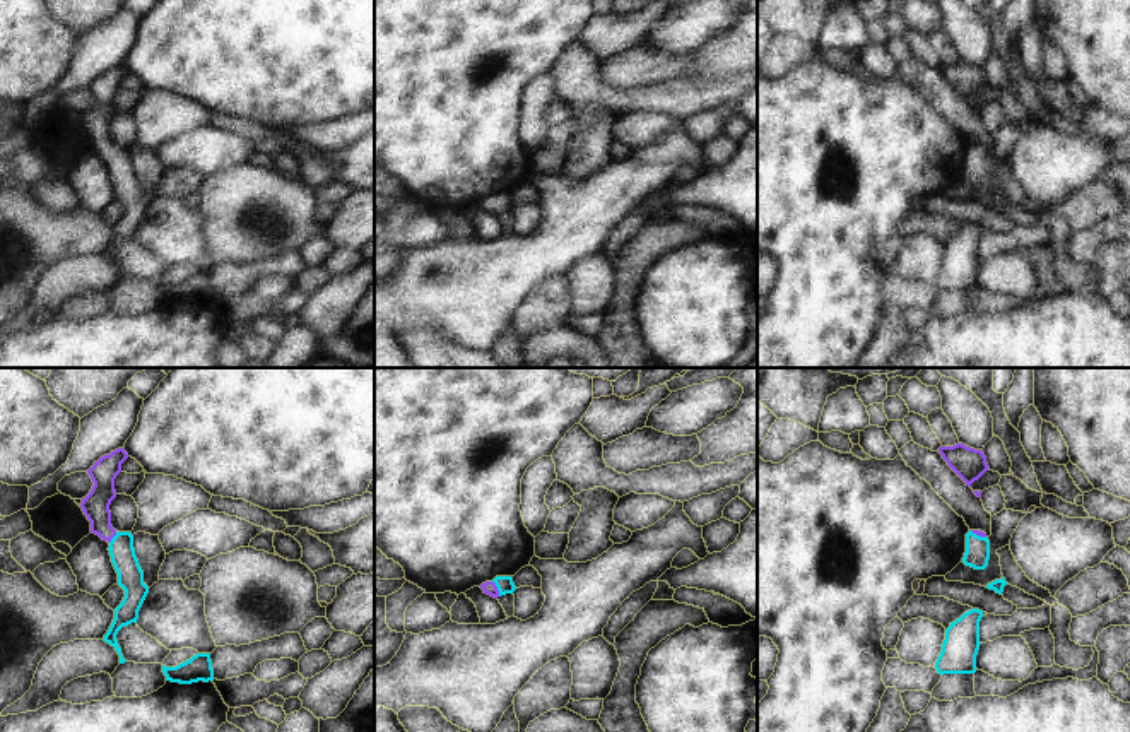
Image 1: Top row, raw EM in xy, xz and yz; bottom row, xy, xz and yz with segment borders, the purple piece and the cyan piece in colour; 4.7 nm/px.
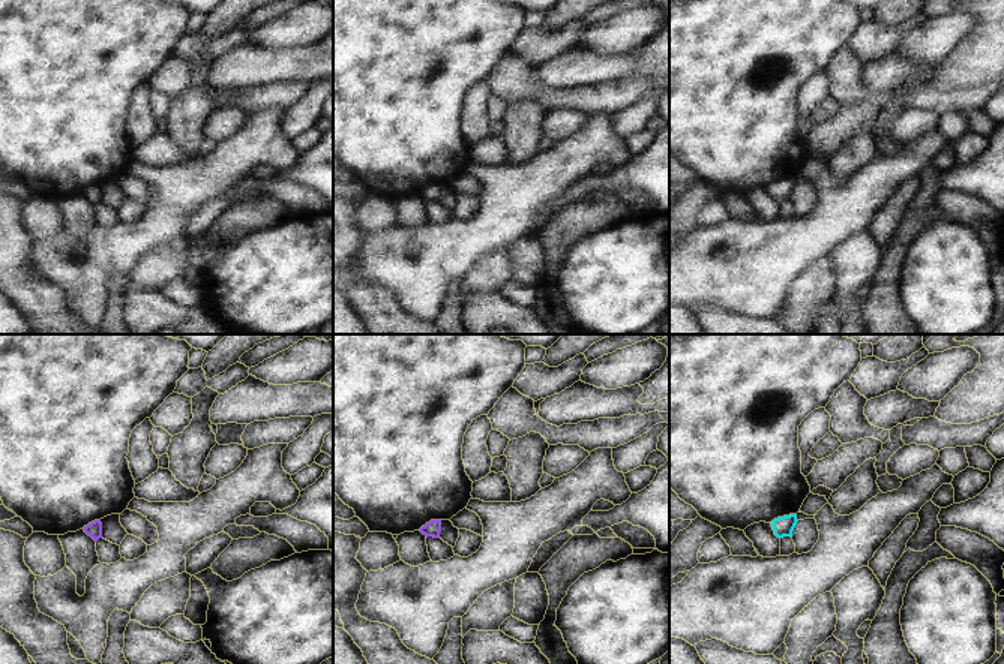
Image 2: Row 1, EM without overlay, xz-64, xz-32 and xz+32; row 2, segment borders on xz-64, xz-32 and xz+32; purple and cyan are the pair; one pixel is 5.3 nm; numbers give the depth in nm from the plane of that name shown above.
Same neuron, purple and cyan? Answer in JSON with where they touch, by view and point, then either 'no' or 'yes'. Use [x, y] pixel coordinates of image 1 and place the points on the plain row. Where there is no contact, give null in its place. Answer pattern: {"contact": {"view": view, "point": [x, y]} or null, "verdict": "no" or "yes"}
{"contact": {"view": "xz", "point": [496, 206]}, "verdict": "yes"}

